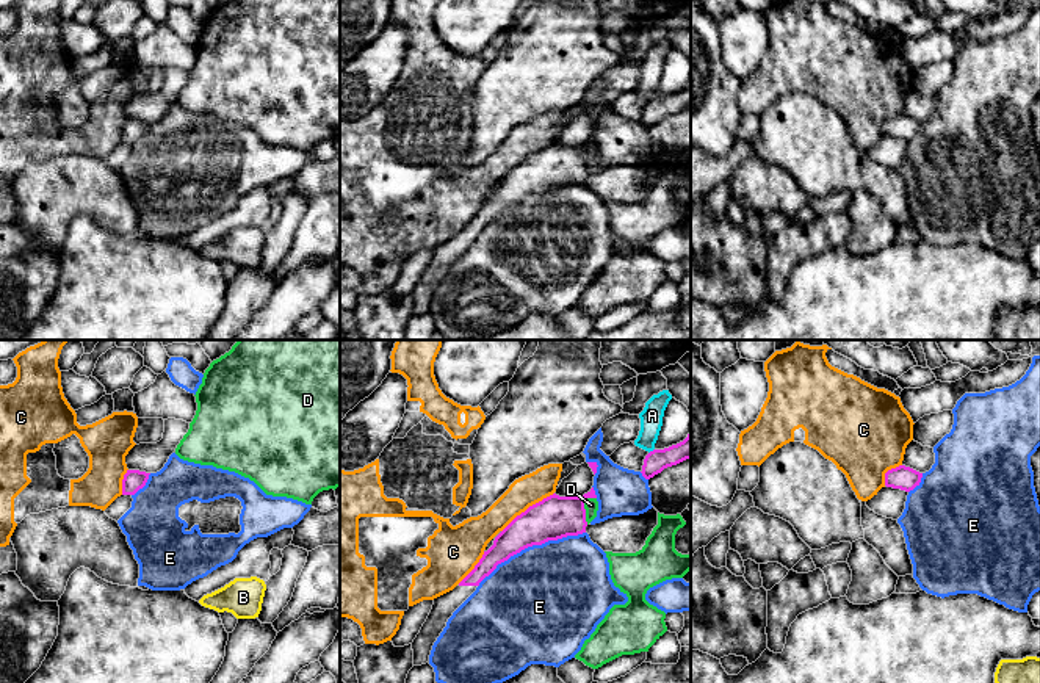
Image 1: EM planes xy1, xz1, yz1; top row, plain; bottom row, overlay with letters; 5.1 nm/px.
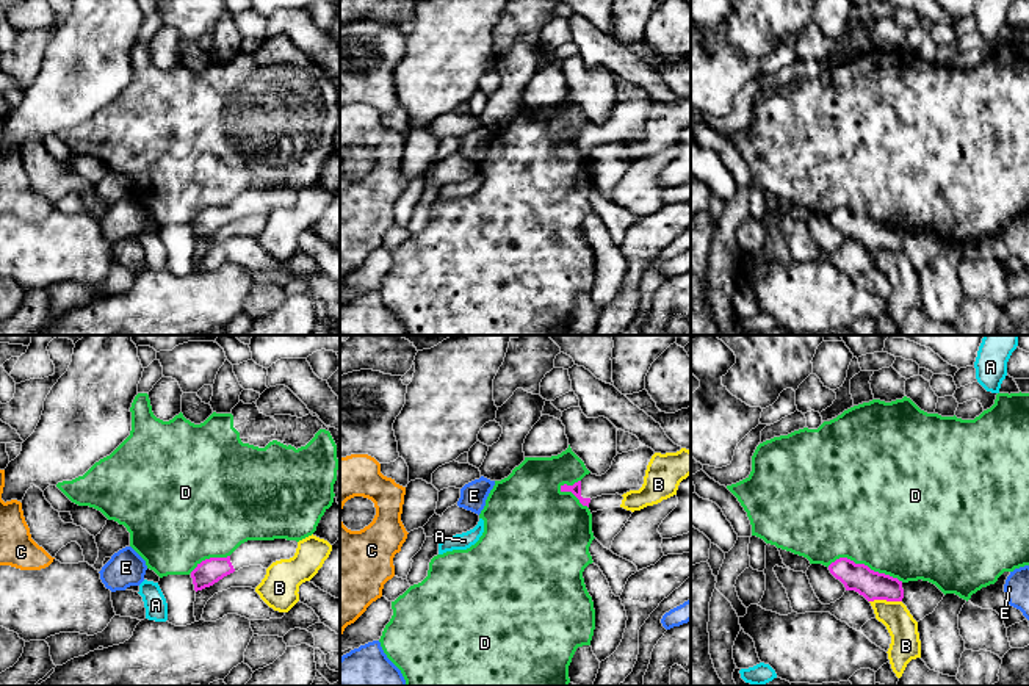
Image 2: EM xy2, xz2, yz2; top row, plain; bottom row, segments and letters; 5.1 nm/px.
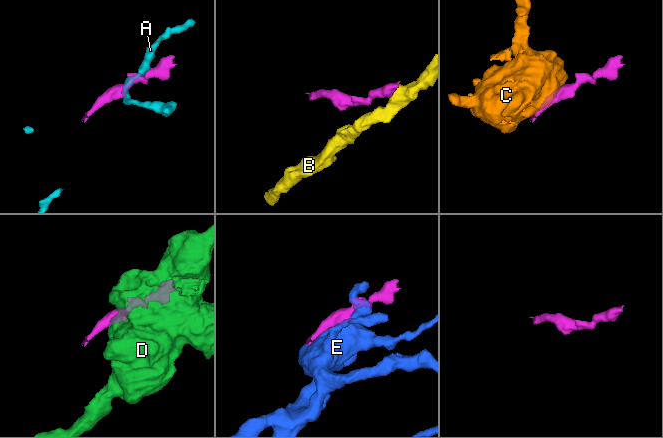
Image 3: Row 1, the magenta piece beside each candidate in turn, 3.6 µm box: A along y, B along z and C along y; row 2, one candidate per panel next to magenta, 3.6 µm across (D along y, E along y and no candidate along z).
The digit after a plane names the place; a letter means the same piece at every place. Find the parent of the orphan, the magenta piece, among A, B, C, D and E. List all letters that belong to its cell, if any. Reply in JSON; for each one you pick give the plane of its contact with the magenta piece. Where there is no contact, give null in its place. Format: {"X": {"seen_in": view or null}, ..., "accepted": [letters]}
{"accepted": []}

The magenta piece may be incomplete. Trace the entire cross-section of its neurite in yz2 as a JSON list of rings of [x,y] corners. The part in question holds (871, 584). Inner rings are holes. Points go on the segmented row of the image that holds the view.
[[[839,558],[829,565],[829,570],[844,584],[846,590],[855,590],[868,601],[902,601],[904,598],[902,581],[874,572],[865,564],[855,564],[847,558]]]

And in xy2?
[[[287,539],[247,540],[227,558],[210,558],[197,564],[191,572],[194,590],[210,587],[243,567],[262,565],[268,569],[276,561],[293,558],[296,548],[298,545]]]

